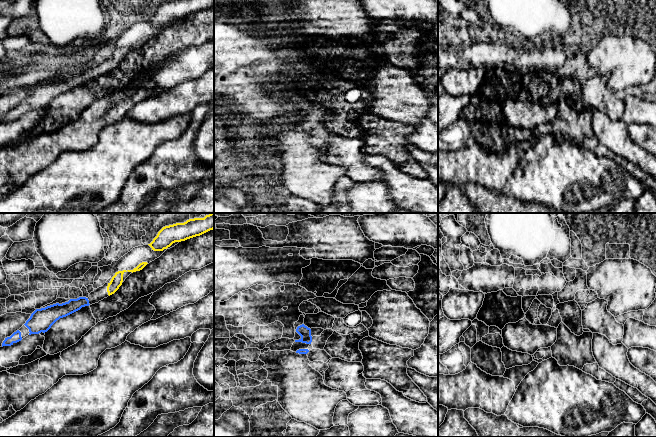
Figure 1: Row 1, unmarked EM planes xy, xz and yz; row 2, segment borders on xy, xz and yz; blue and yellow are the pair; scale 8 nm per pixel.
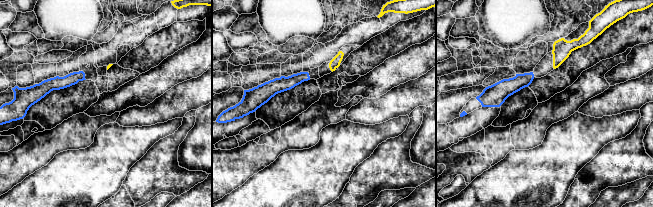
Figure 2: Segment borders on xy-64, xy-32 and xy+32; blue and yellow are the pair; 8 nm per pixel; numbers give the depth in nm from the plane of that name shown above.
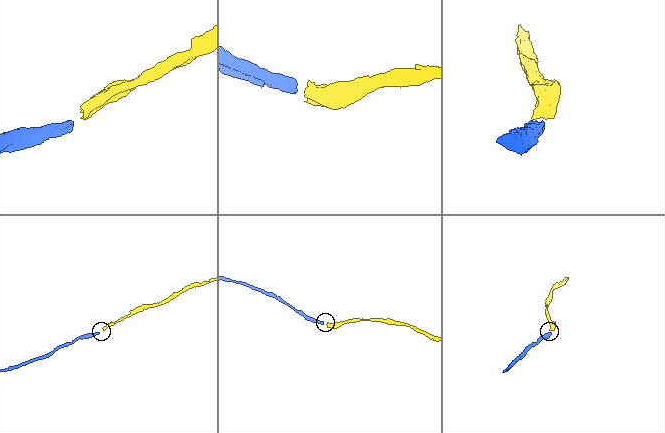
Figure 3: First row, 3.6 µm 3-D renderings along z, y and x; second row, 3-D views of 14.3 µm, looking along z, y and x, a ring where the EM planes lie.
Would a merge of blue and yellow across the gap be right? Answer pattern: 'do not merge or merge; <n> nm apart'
merge; 170 nm apart

